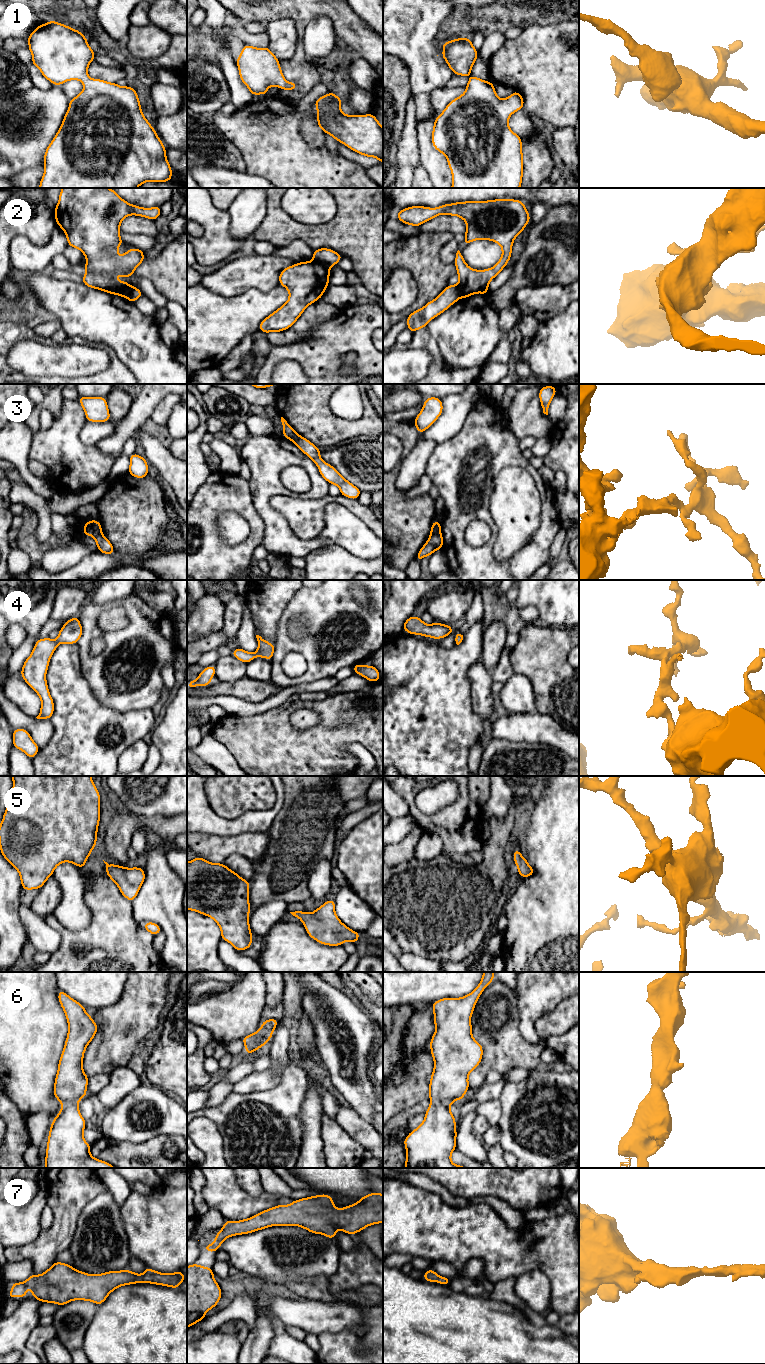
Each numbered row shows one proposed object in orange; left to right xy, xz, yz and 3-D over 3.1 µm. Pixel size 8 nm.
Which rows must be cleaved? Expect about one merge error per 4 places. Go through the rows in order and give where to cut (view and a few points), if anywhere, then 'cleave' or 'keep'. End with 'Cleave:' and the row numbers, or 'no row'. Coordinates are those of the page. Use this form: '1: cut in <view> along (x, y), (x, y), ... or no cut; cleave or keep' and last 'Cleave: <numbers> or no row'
1: no cut; keep
2: cut in xz along (313, 260), (323, 262), (329, 267); cleave
3: cut in yz along (439, 532), (430, 536); cleave
4: no cut; keep
5: no cut; keep
6: no cut; keep
7: no cut; keep
Cleave: 2, 3

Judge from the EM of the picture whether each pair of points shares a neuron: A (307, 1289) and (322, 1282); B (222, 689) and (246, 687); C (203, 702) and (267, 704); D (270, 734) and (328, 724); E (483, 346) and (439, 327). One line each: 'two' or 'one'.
A: one
B: one
C: one
D: one
E: one

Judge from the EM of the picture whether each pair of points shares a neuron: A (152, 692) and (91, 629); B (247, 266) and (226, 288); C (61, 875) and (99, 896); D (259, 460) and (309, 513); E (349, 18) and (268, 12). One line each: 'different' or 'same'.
A: same
B: same
C: different
D: different
E: same

